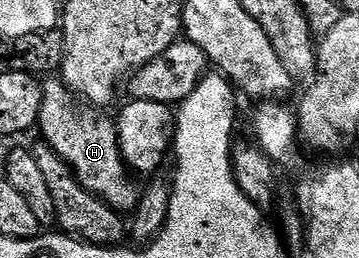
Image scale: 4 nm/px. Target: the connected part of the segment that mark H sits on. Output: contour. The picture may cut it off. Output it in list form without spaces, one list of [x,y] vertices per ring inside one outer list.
[[[51,77],[43,83],[43,96],[41,97],[41,113],[39,114],[39,121],[37,124],[37,131],[43,134],[42,142],[48,147],[52,147],[58,155],[67,162],[68,165],[73,169],[73,173],[81,181],[81,185],[85,185],[85,189],[89,189],[89,193],[93,193],[97,198],[103,199],[110,205],[112,209],[120,213],[131,213],[134,212],[137,207],[141,194],[141,187],[134,183],[136,180],[133,178],[132,172],[129,170],[126,163],[123,162],[123,154],[119,151],[119,128],[114,118],[106,119],[106,114],[100,113],[95,109],[87,109],[91,111],[75,111],[75,103],[77,99],[72,92],[68,91],[66,83],[60,81],[58,78]]]

